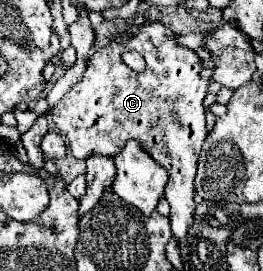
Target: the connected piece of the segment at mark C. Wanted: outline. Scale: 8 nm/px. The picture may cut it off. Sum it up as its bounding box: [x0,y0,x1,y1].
[52,22,208,242]

